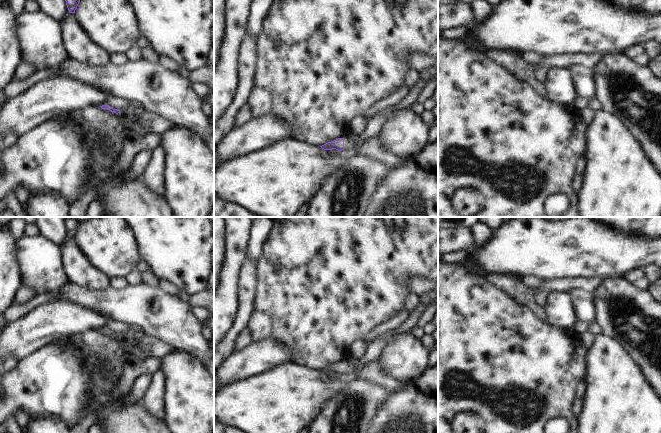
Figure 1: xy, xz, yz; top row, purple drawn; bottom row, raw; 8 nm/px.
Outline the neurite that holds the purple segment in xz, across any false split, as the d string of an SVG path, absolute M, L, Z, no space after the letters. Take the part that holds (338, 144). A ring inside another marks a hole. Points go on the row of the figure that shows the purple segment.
M354 137L338 138L334 141L328 142L320 146L324 150L336 149L338 151L351 151L355 150L358 146L357 139Z

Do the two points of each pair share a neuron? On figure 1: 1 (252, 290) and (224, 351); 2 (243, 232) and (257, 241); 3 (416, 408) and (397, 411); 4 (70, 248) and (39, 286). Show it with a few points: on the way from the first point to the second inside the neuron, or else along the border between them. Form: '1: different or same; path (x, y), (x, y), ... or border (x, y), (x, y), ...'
1: same; path (247, 305), (244, 319), (232, 336)
2: different; border (253, 227), (247, 259)
3: same; path (411, 411), (402, 411)
4: different; border (60, 247), (63, 253), (65, 272), (69, 280)

